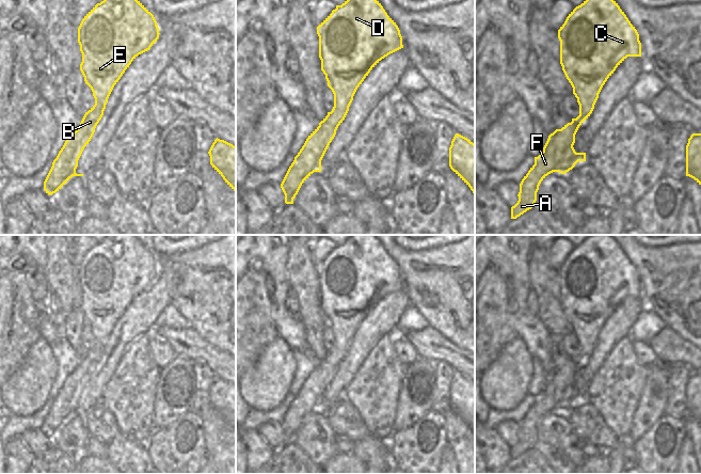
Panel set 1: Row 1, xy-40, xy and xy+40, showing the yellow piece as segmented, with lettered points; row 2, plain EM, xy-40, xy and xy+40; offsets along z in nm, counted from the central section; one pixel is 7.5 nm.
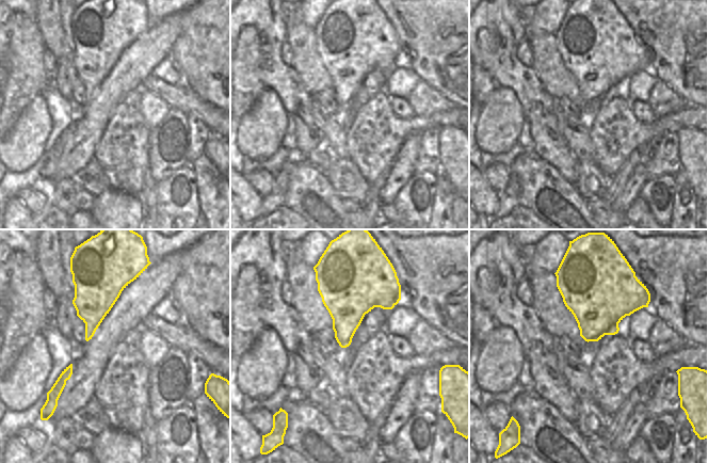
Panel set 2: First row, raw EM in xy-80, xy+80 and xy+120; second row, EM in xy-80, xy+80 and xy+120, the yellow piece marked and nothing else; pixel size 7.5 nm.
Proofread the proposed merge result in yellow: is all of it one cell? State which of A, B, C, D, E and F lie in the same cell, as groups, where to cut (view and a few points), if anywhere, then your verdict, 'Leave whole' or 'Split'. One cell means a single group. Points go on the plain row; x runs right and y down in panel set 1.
Groups: A B C D E F. No split. Leave whole

